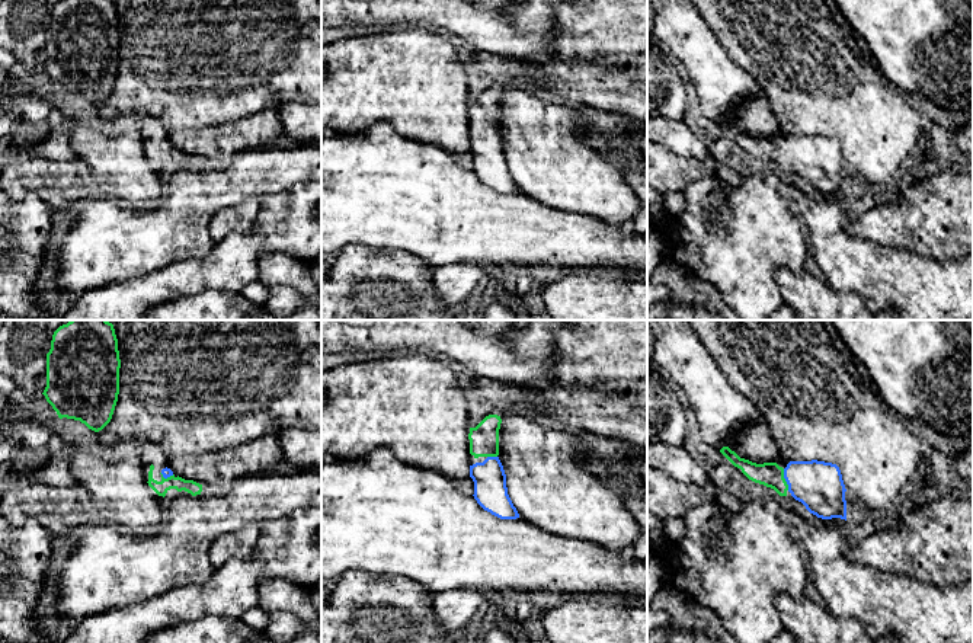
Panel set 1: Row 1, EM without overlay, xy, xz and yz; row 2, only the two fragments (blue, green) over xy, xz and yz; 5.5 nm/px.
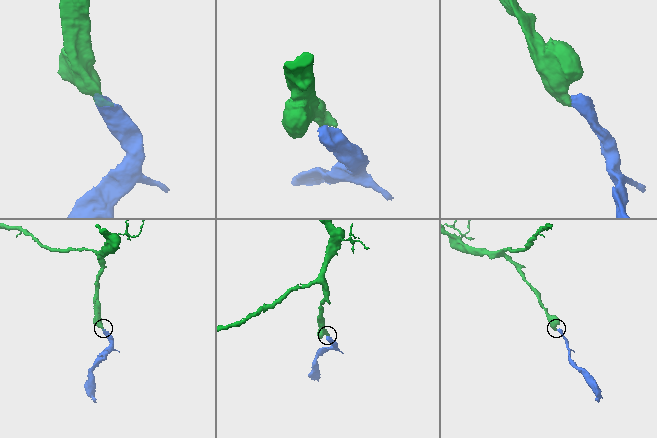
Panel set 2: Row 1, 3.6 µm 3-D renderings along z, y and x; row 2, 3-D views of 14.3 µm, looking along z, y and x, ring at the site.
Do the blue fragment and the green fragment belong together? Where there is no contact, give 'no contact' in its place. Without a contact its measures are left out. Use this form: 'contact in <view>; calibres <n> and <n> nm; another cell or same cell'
contact in yz; calibres 260 and 140 nm; same cell

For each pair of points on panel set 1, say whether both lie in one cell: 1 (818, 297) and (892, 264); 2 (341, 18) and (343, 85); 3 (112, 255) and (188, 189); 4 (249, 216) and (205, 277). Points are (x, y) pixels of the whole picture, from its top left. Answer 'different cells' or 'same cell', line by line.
1: different cells
2: different cells
3: same cell
4: different cells

